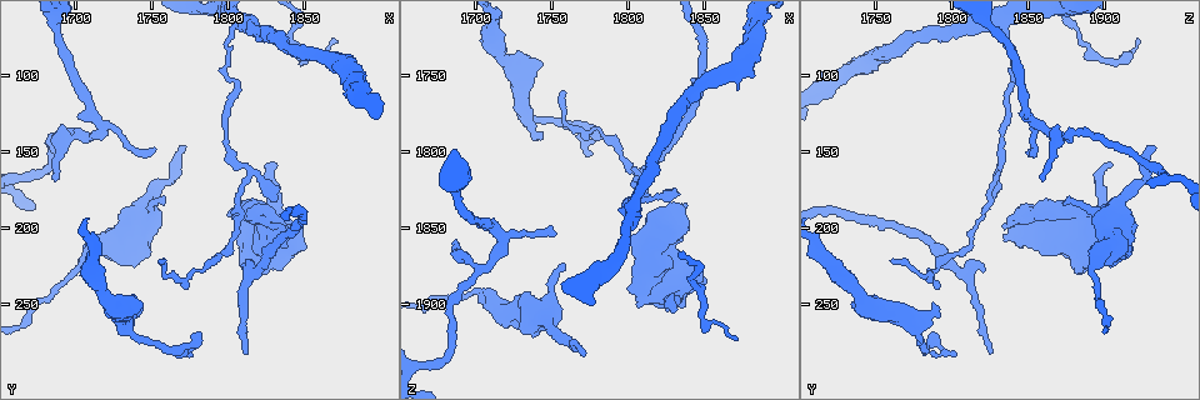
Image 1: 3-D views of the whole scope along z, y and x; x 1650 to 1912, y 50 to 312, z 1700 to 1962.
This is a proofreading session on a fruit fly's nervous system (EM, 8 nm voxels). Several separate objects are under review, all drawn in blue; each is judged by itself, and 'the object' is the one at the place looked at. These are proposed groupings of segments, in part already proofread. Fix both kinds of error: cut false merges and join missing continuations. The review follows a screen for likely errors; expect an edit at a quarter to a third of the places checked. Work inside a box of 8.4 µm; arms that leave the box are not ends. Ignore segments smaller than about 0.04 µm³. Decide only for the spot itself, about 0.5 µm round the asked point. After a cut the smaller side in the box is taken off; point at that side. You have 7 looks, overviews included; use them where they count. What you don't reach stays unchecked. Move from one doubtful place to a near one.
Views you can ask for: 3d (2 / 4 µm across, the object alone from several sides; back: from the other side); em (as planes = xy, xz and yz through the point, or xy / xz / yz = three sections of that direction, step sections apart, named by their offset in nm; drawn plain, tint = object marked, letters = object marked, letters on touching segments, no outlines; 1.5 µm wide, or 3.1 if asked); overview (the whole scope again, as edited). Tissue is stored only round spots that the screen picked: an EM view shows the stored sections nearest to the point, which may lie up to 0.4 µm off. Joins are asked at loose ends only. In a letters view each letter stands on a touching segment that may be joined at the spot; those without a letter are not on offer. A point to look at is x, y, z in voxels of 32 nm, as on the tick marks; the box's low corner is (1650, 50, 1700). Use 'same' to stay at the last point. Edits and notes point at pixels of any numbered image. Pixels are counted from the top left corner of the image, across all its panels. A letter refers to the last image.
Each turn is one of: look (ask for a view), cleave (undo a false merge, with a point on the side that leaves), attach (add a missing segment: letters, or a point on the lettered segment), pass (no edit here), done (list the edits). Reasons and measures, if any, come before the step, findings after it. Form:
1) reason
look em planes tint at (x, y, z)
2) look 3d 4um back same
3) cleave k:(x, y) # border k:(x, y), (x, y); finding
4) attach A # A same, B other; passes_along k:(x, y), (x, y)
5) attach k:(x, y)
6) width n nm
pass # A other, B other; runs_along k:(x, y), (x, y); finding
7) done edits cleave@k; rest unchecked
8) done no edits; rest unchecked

branch stops here
look 3d 2um at (1830, 156, 1904)

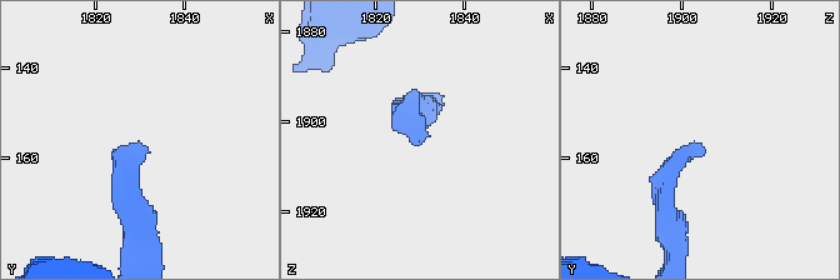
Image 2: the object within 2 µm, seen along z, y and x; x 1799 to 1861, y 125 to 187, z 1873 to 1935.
look em planes tint at (1829, 157, 1905)

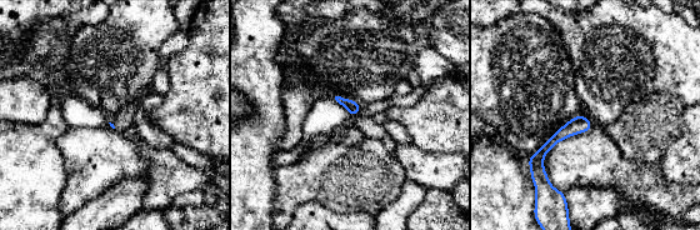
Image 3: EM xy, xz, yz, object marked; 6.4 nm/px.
what lies round it
look em planes letters same

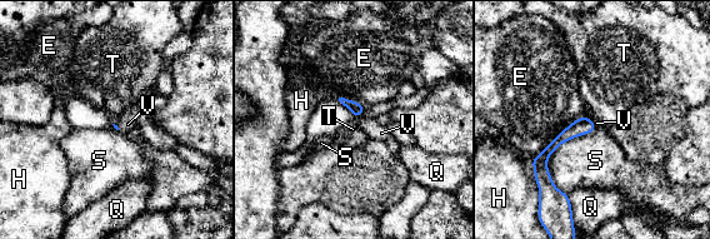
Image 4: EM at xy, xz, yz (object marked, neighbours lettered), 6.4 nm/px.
attach V # E other, H other, Q other, S other, T other, V same; the neuron continues

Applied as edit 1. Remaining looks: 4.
tapers out
look em planes tint at (1832, 182, 1826)

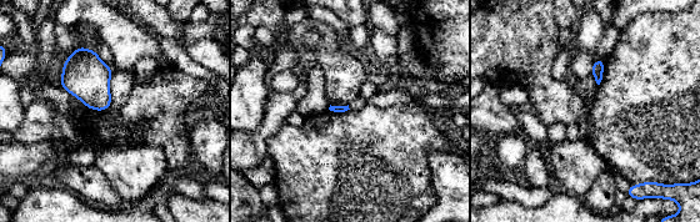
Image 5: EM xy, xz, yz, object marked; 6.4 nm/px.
what lies round it
look em planes letters same

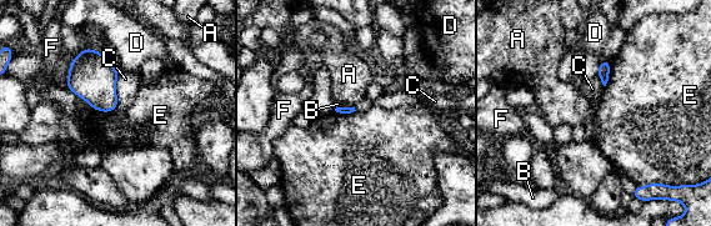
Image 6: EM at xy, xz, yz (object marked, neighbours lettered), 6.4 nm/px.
pass # A other, B other, C other, D other, E other, F other; border 6:(121, 73), (116, 80), (116, 106); none of them fits

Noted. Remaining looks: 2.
done edits attach@4; rest unchecked

